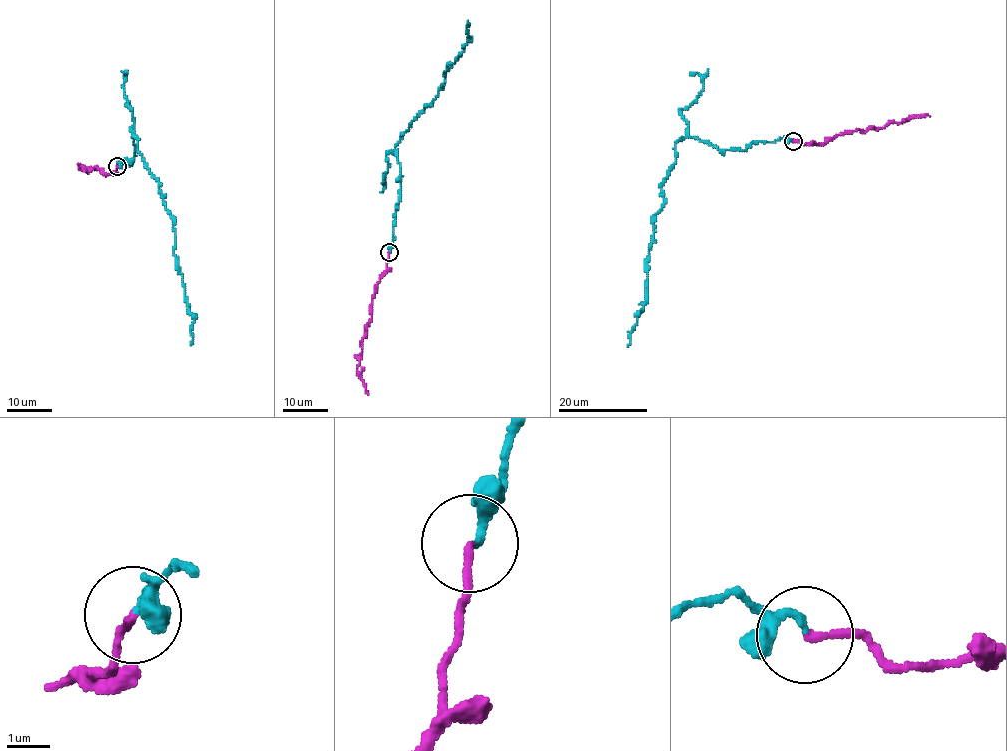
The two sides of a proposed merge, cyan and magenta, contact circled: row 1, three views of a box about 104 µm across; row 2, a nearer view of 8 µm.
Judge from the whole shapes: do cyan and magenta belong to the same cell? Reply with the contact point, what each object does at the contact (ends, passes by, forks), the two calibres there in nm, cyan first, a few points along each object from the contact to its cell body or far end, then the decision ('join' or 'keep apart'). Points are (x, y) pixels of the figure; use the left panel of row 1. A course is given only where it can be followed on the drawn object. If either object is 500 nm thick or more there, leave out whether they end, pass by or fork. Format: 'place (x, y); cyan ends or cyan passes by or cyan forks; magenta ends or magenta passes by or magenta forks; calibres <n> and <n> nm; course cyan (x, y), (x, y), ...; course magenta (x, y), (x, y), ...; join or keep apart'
place (117, 166); cyan ends; magenta ends; calibres 150 and 180 nm; course cyan (117, 167), (126, 158), (131, 165), (136, 147), (133, 135), (173, 221), (174, 256), (194, 318), (190, 345); course magenta (117, 167), (112, 174), (106, 175), (96, 167), (84, 171), (82, 167), (79, 168), (84, 167), (87, 173); join

